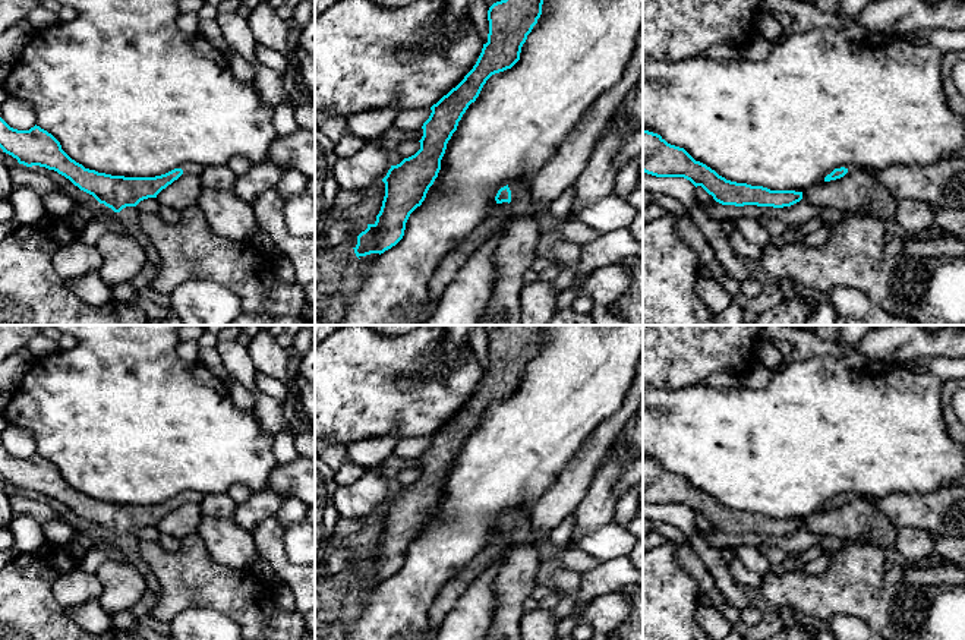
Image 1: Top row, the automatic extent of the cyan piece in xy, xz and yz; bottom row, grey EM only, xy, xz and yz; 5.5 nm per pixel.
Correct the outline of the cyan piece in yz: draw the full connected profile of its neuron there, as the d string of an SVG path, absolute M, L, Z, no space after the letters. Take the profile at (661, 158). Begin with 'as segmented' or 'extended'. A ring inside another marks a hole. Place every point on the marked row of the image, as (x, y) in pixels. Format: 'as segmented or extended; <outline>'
as segmented; M643 130L643 171L656 177L684 177L701 186L722 205L757 205L783 208L802 199L802 192L770 190L737 183L696 161L684 148L668 144L660 135Z

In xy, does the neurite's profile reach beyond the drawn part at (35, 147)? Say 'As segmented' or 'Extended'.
Extended

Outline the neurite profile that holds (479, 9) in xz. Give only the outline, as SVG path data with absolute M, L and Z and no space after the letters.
M474 0L470 6L470 19L476 26L476 31L482 40L482 44L488 42L489 21L488 21L488 3L485 0Z

